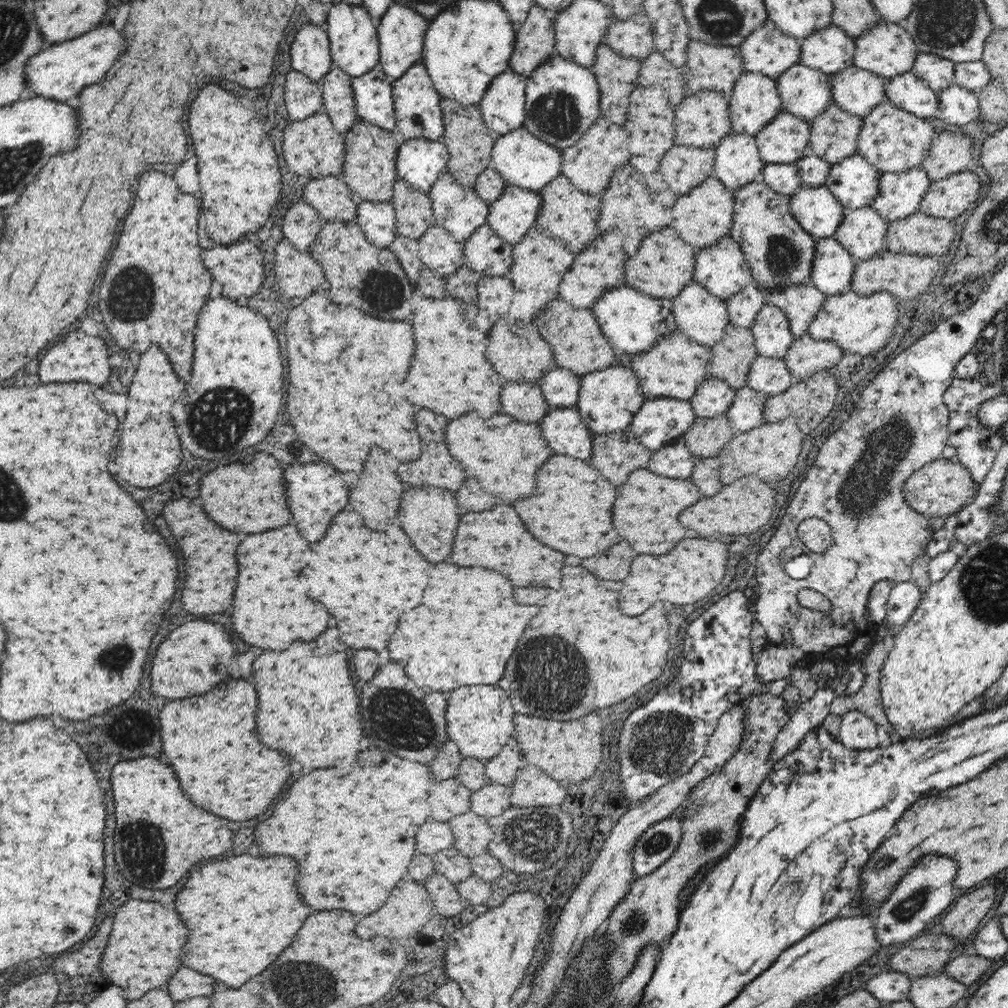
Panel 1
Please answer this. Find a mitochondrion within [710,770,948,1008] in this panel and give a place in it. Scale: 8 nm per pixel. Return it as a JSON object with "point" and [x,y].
{"point":[904,912]}

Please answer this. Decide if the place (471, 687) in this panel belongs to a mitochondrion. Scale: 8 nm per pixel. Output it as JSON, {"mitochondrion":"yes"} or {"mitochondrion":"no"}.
{"mitochondrion":"no"}

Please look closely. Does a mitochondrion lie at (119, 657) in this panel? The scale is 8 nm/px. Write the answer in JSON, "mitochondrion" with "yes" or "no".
{"mitochondrion":"yes"}

